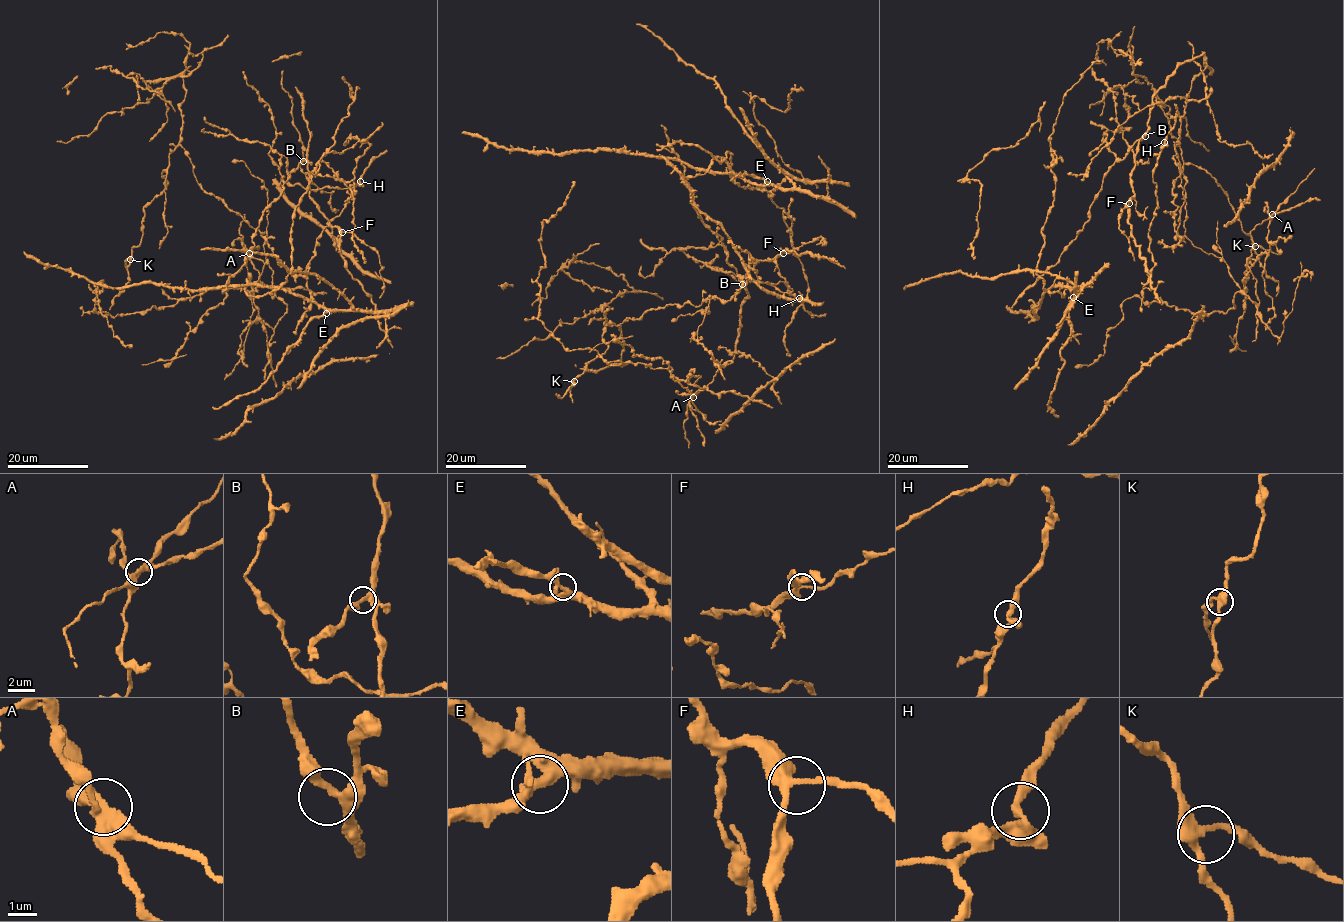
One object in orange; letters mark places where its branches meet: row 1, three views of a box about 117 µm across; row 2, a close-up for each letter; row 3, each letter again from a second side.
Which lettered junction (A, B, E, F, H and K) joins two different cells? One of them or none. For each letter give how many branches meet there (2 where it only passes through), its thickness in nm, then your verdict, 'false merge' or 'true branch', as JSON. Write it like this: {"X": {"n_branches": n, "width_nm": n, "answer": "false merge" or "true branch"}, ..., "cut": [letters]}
{"A": {"n_branches": 3, "width_nm": 340, "answer": "false merge"}, "B": {"n_branches": 3, "width_nm": 320, "answer": "true branch"}, "E": {"n_branches": 3, "width_nm": 340, "answer": "true branch"}, "F": {"n_branches": 3, "width_nm": 320, "answer": "true branch"}, "H": {"n_branches": 3, "width_nm": 280, "answer": "true branch"}, "K": {"n_branches": 3, "width_nm": 320, "answer": "true branch"}, "cut": ["A"]}

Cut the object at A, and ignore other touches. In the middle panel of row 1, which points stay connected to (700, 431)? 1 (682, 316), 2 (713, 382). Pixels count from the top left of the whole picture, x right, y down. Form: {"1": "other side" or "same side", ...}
{"1": "other side", "2": "other side"}

